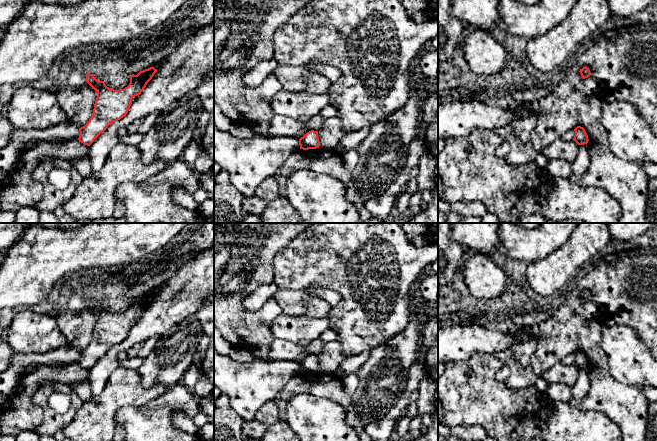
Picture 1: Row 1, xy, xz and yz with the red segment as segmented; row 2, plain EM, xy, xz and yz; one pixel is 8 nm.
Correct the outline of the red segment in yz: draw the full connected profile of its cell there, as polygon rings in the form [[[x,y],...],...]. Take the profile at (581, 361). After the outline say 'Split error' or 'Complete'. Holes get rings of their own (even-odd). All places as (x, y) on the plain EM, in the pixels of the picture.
[[[577,350],[574,353],[574,355],[575,355],[574,365],[578,369],[584,369],[584,368],[588,367],[588,365],[589,365],[588,359],[583,351]]]. Complete

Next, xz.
[[[311,354],[299,363],[300,373],[316,373],[320,370],[318,355]]]. Complete

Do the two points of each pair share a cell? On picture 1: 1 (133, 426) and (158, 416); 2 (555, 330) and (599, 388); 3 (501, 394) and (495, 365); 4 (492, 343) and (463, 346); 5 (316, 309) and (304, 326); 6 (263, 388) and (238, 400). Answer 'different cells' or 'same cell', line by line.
1: same cell
2: same cell
3: same cell
4: same cell
5: different cells
6: same cell

